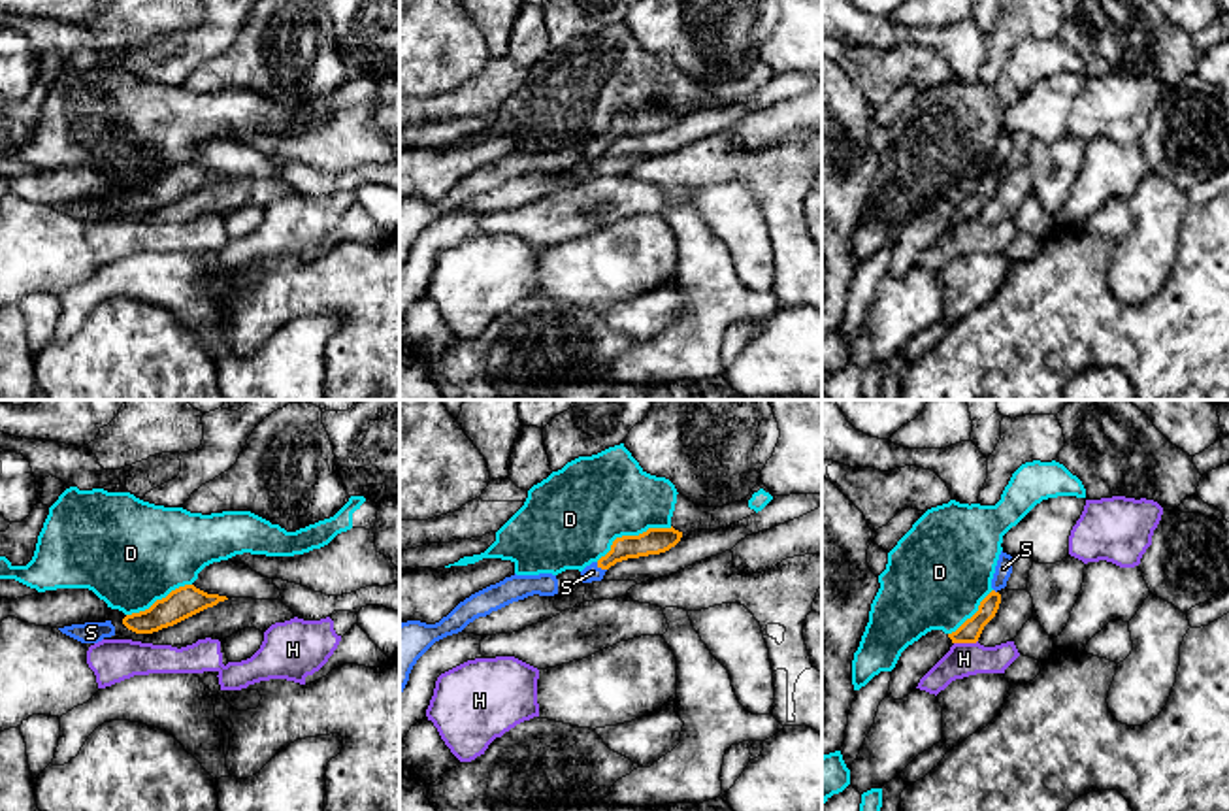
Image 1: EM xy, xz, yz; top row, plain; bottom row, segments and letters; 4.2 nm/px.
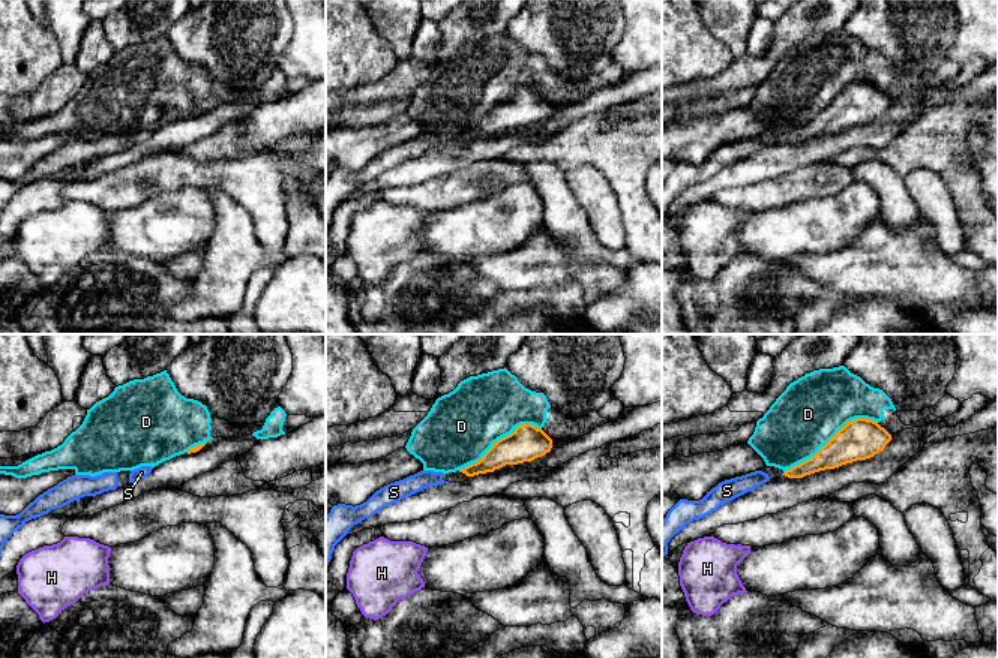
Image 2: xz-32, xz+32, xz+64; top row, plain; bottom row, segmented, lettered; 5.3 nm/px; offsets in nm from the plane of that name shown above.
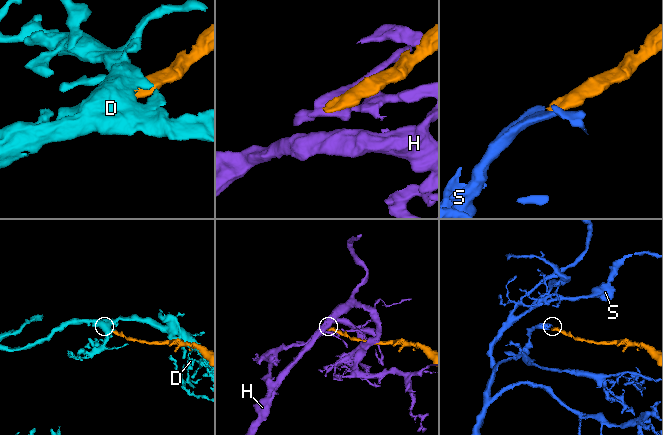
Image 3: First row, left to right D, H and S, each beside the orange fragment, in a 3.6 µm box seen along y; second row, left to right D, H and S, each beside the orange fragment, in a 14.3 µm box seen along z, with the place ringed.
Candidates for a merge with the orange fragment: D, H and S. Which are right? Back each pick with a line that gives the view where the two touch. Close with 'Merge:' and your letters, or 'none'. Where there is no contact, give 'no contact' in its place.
S: meets orange in xz
Merge: S

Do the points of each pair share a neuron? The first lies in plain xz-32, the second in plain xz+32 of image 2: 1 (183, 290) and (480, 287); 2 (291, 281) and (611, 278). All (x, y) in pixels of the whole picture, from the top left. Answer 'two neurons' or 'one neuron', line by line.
1: one neuron
2: two neurons

